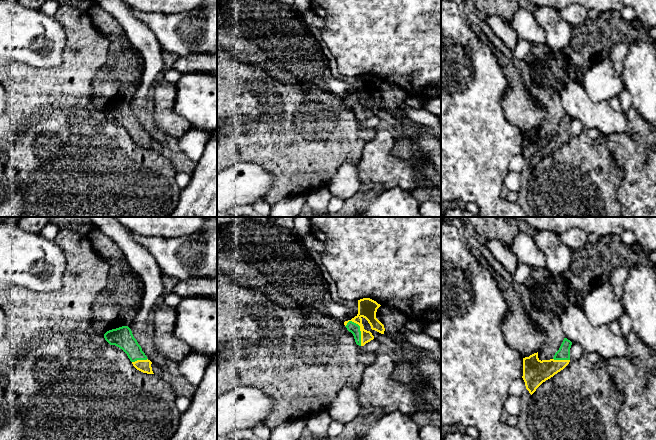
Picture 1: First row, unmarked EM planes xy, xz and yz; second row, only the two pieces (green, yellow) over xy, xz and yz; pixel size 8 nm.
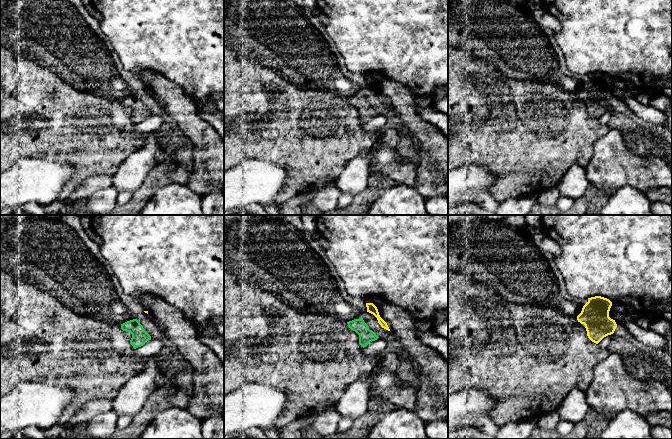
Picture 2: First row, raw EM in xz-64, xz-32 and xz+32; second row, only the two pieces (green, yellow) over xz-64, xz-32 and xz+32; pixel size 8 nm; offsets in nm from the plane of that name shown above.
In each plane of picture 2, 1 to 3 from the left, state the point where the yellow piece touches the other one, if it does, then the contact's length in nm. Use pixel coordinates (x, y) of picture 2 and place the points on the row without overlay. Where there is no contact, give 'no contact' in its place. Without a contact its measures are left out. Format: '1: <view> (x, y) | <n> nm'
1: no contact
2: no contact
3: xz+32 (584, 101) | 40 nm

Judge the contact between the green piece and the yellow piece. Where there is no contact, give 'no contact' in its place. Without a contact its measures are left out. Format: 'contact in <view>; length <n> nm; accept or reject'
contact in xz; length 220 nm; accept

